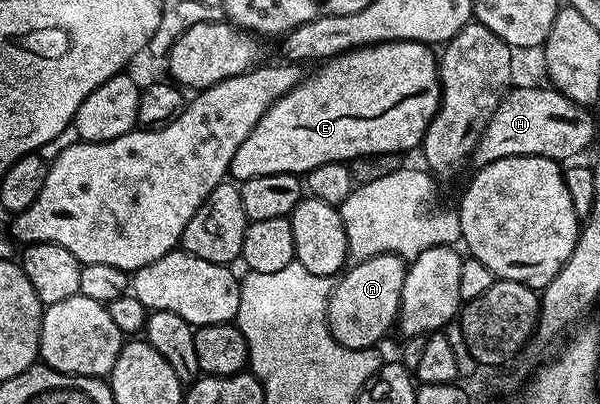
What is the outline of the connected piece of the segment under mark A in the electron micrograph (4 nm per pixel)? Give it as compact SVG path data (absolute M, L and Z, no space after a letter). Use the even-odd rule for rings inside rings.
M380 253L368 257L365 261L350 264L340 274L339 280L334 284L333 294L329 297L328 316L329 330L337 342L348 349L372 349L380 346L379 343L388 335L389 328L394 328L397 312L401 310L401 292L406 268L406 262L396 253Z

